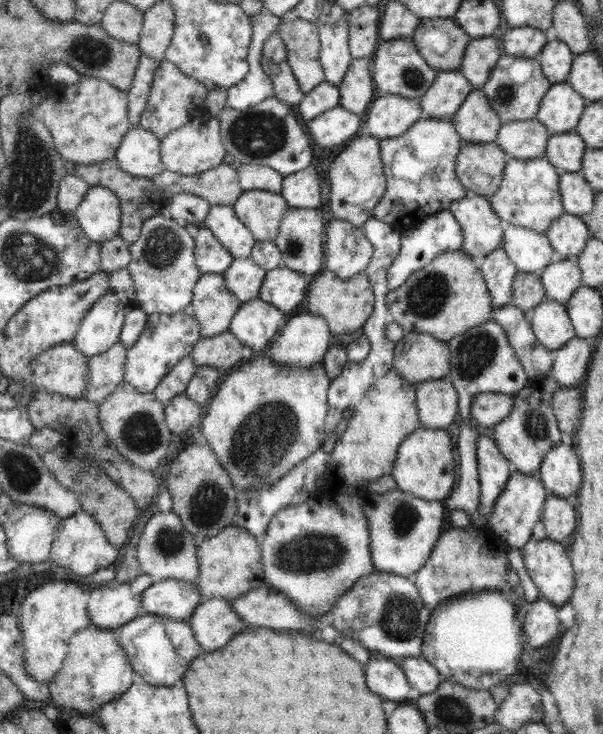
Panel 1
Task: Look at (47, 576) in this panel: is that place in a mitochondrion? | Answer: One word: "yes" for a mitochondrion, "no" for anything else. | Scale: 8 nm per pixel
no

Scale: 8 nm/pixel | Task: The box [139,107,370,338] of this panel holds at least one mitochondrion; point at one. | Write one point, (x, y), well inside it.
(259, 134)

